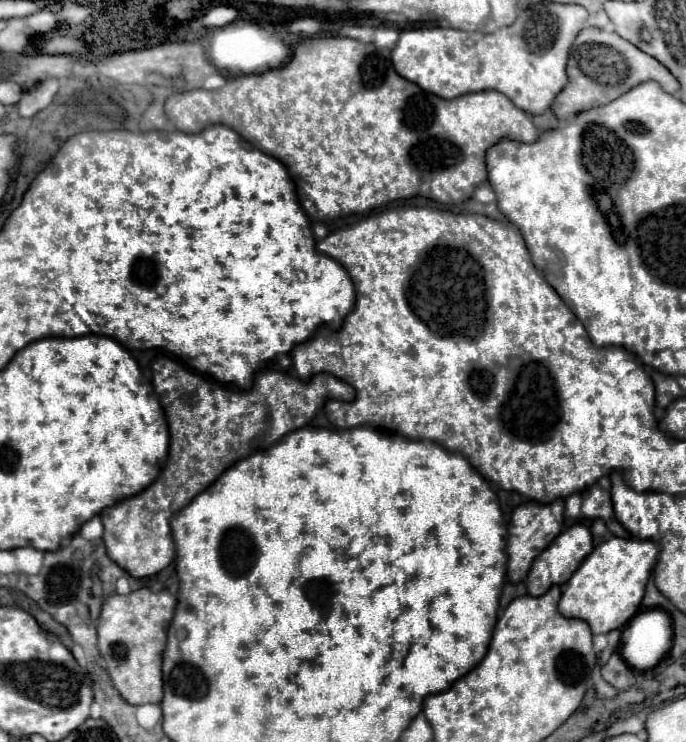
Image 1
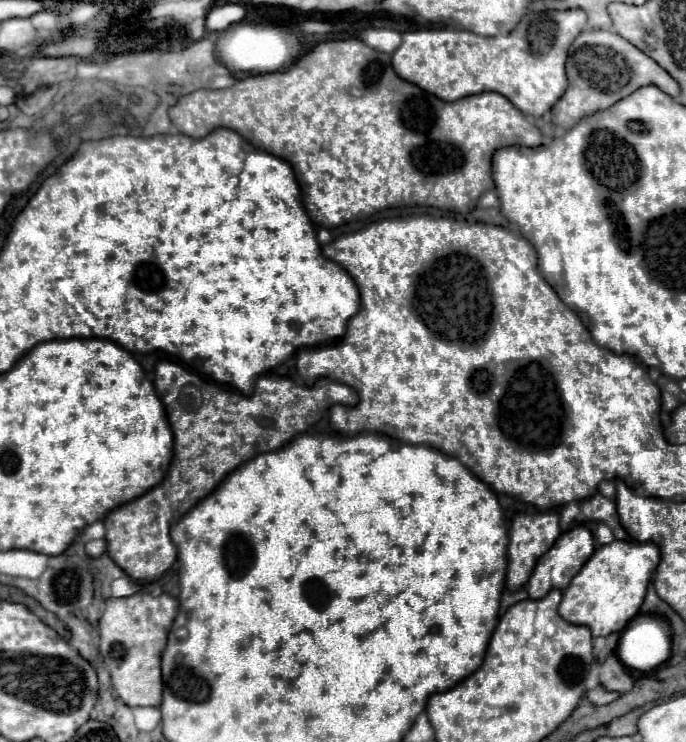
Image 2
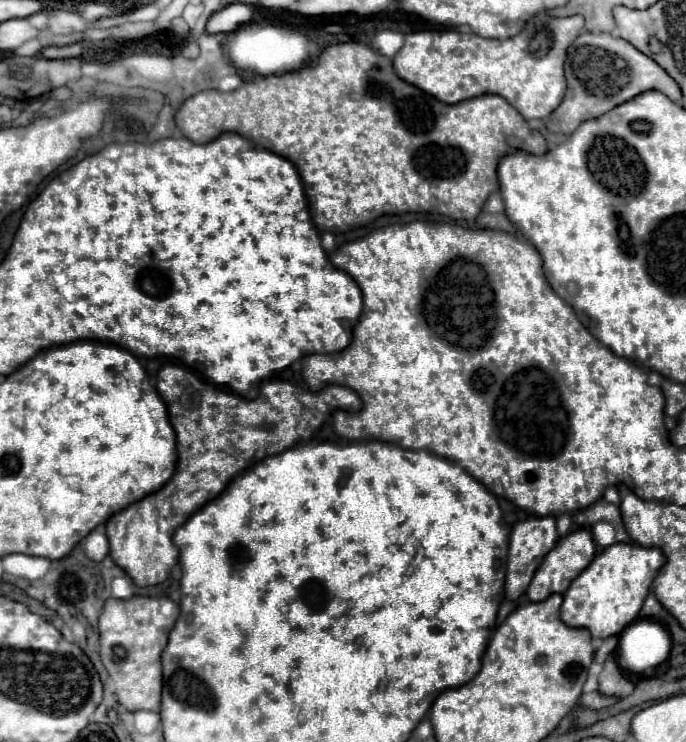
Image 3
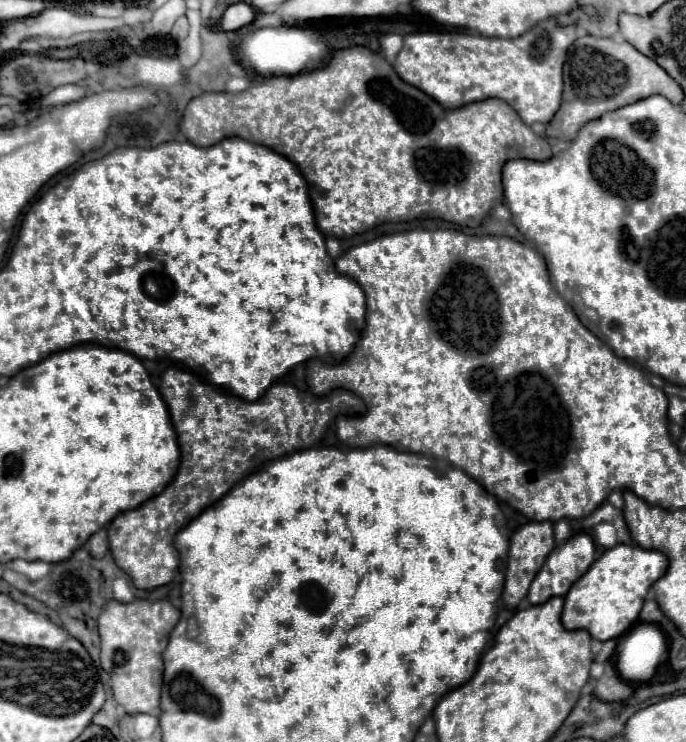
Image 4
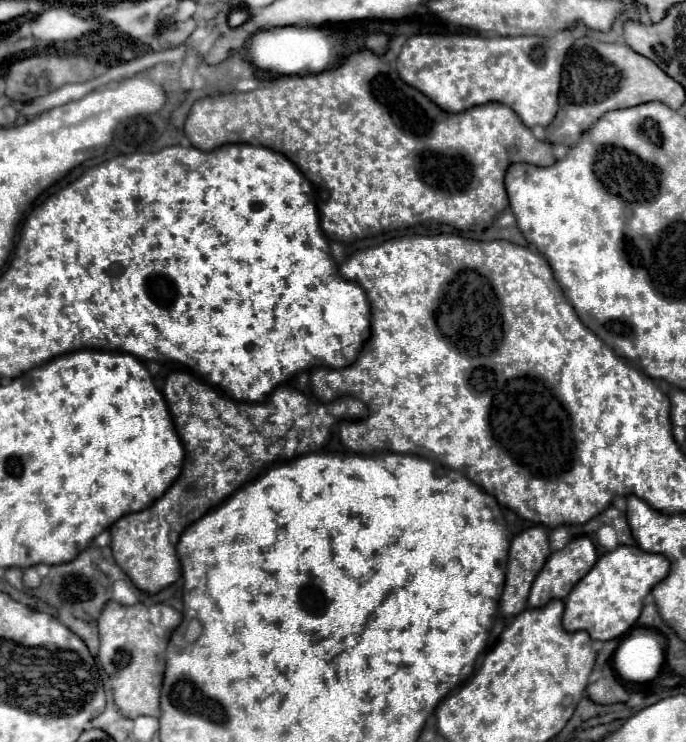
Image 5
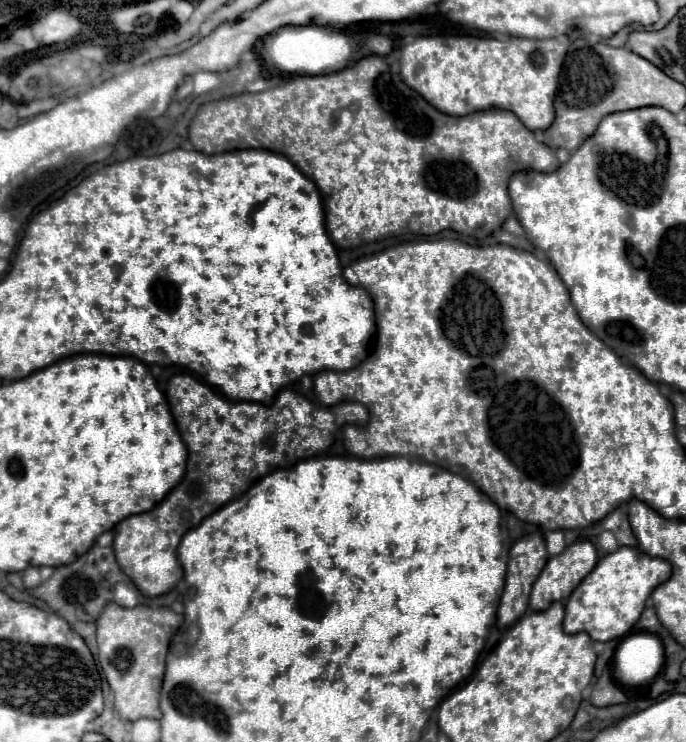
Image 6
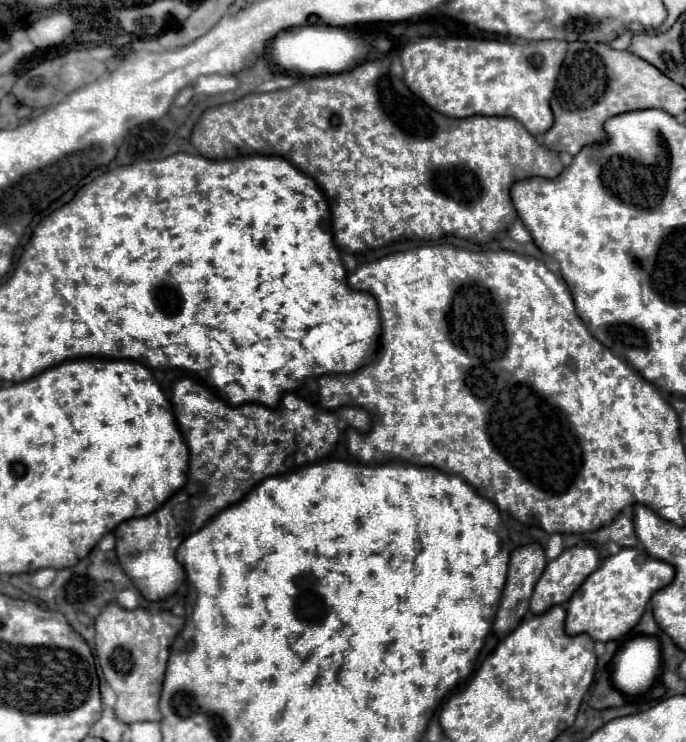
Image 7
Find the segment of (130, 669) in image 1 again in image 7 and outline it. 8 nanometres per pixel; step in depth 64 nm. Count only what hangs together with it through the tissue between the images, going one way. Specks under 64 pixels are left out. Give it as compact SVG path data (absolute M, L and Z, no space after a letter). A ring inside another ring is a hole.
M110 602L96 618L96 656L106 682L118 696L114 706L118 720L126 724L144 720L160 722L158 698L166 672L168 652L182 626L182 616L174 616L170 612L152 614L146 608L124 610L116 602Z

